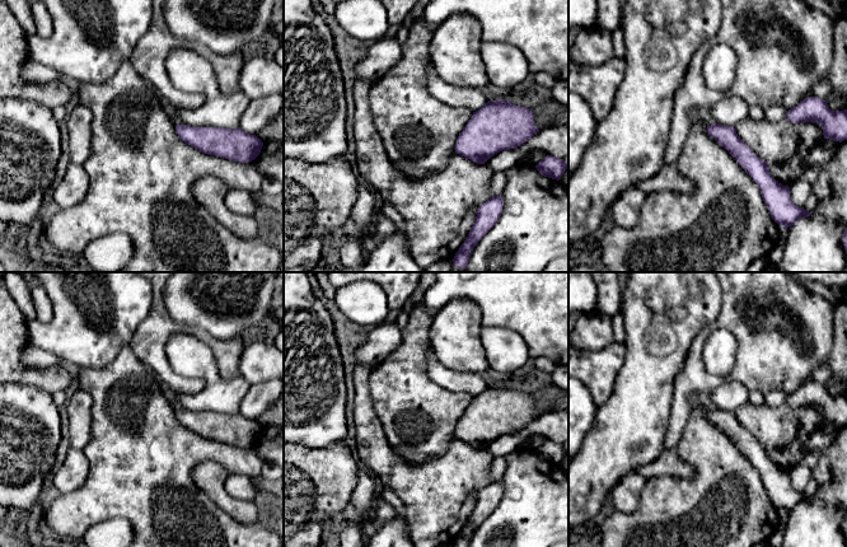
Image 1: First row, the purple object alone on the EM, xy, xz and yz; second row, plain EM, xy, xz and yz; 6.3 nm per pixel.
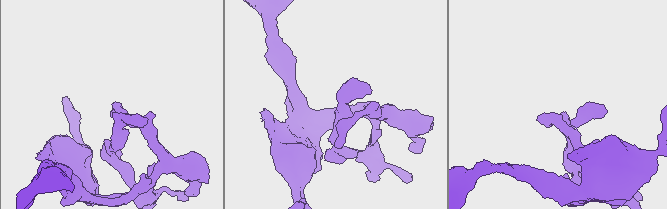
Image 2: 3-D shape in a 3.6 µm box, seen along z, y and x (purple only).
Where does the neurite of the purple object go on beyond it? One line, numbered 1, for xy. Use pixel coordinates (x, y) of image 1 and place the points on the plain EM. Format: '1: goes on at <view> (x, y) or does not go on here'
1: does not go on here

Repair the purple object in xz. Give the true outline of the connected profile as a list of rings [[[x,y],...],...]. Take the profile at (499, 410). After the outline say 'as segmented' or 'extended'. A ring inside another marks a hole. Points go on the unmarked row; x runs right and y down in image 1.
[[[488,385],[473,397],[459,419],[455,438],[485,449],[495,439],[523,430],[539,416],[532,393],[514,391],[509,385]]]; as segmented

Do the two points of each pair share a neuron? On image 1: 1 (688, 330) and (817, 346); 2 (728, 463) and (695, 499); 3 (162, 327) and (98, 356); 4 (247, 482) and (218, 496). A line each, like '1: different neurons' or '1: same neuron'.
1: different neurons
2: same neuron
3: different neurons
4: different neurons

